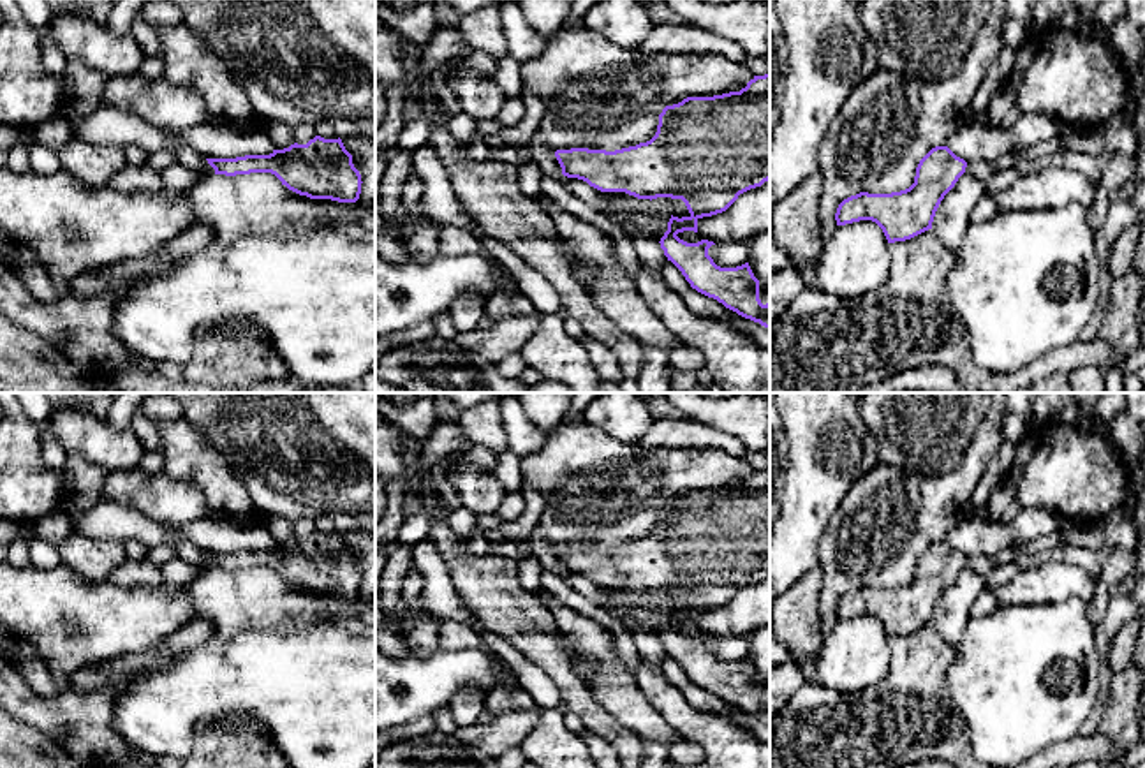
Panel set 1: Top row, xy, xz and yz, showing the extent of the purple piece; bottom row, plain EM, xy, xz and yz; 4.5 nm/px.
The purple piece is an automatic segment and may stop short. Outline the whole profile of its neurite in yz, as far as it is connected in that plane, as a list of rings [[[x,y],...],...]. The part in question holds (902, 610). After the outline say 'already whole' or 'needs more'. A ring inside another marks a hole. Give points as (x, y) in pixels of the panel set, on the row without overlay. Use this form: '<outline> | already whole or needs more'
[[[935,541],[920,555],[909,583],[891,588],[860,587],[844,594],[835,608],[837,620],[872,615],[888,638],[911,634],[932,624],[941,595],[965,562],[967,557],[948,541]]] | already whole

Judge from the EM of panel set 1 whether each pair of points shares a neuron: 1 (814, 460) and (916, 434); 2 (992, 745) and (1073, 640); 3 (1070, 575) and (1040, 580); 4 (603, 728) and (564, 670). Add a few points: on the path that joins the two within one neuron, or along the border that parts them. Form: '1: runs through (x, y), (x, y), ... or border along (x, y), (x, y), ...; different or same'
1: border along (867, 428), (879, 462); different
2: runs through (1006, 716), (1006, 694), (1043, 657); same
3: runs through (1063, 580), (1047, 580); same
4: runs through (592, 714), (569, 684); same

